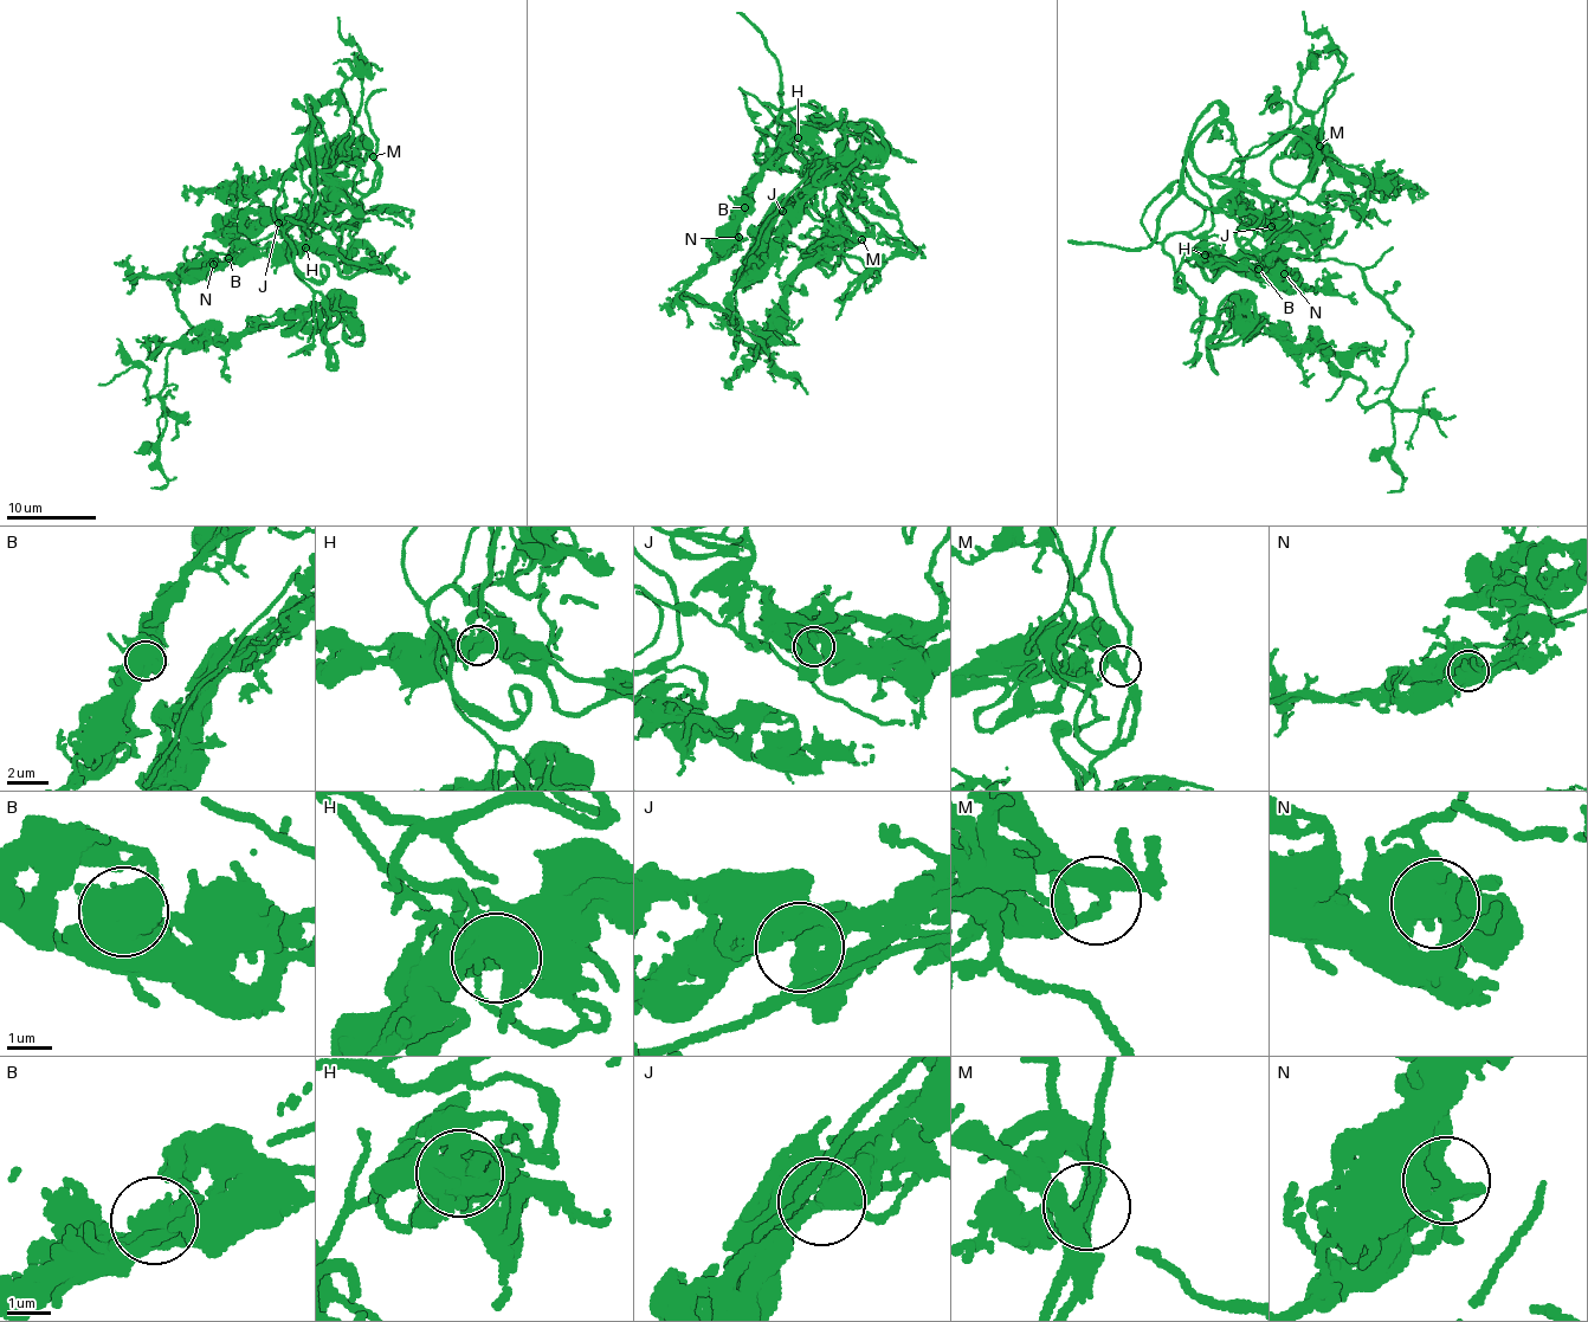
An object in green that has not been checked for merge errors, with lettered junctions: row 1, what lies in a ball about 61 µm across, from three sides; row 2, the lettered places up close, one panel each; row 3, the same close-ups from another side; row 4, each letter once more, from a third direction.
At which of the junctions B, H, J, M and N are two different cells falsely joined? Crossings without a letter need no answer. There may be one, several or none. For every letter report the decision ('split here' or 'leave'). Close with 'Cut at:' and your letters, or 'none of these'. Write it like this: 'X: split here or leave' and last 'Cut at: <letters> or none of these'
B: leave
H: leave
J: leave
M: leave
N: leave
Cut at: none of these

